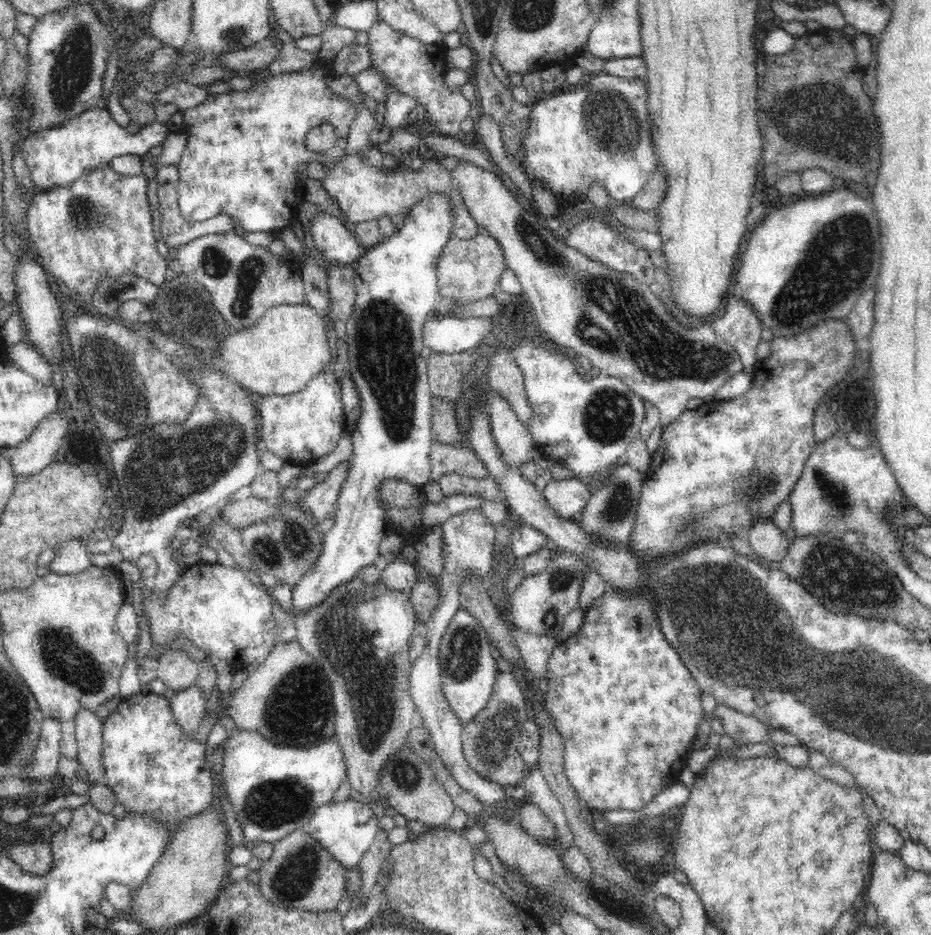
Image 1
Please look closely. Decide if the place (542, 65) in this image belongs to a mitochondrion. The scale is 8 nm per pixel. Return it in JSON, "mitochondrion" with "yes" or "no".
{"mitochondrion":"no"}

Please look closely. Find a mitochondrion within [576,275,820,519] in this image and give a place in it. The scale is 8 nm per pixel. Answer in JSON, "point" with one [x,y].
{"point":[609,414]}

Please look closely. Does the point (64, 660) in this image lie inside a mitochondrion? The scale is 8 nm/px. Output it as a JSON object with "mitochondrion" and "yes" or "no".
{"mitochondrion":"yes"}

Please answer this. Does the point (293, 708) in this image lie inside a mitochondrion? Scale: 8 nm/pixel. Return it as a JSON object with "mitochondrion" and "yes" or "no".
{"mitochondrion":"yes"}

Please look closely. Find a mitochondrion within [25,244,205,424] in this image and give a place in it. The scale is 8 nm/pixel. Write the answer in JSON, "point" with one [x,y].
{"point":[109,369]}

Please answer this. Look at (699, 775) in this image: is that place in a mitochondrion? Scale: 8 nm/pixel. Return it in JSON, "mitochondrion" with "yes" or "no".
{"mitochondrion":"no"}

